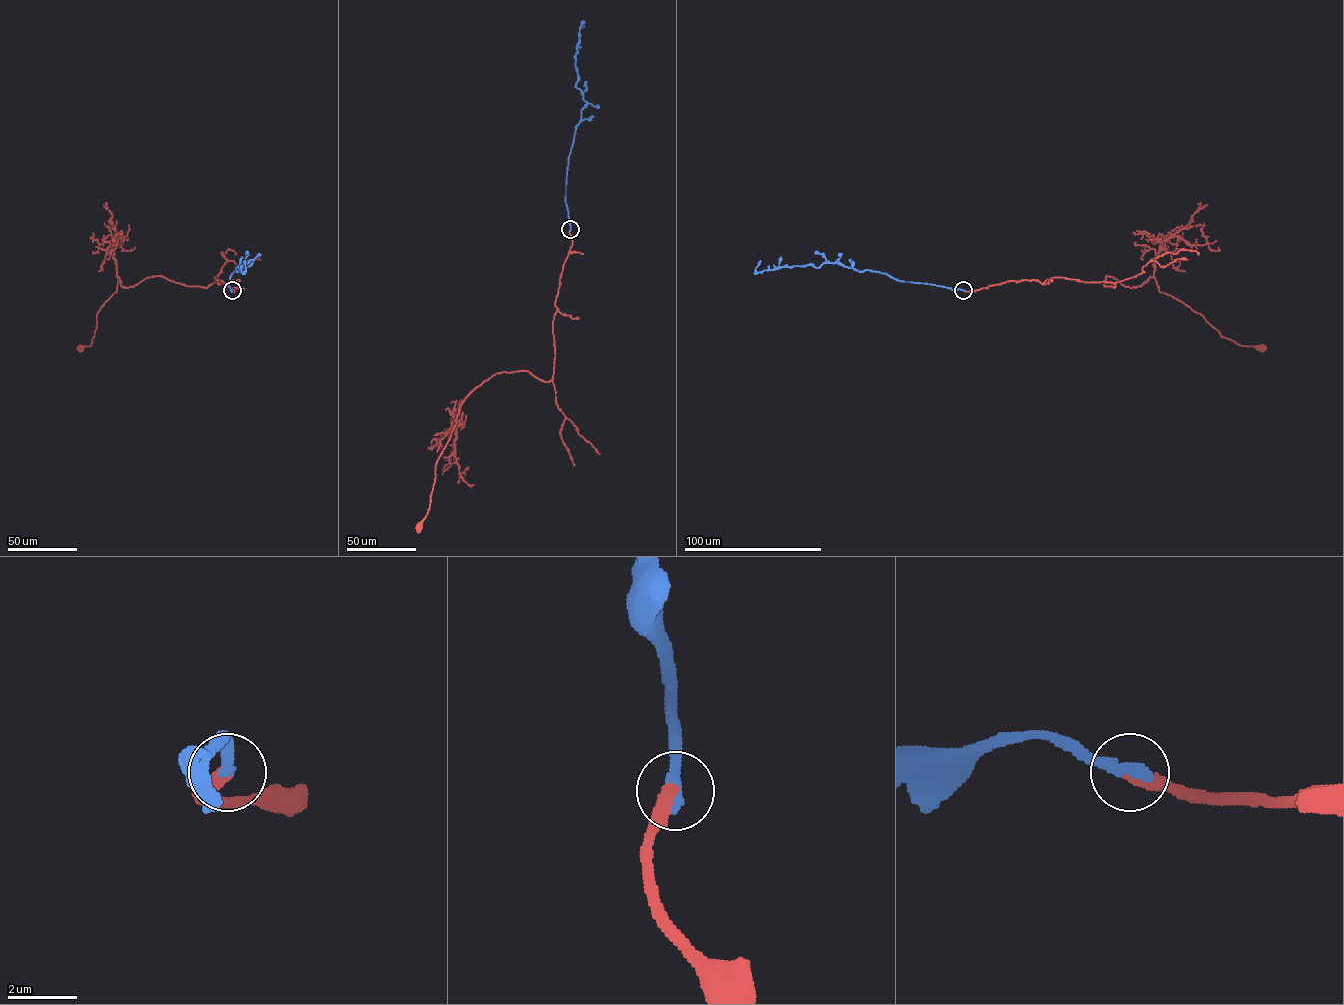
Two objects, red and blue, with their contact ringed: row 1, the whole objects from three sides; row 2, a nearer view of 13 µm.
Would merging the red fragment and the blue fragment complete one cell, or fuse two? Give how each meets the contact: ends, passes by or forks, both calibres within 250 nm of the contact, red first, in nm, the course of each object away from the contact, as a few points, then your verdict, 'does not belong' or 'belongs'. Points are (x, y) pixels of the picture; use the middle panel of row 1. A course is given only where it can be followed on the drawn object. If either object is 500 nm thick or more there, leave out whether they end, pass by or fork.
red ends there; blue ends there; 400 nm thick on the red side, 420 nm on the other; red runs (570, 229), (553, 322), (553, 378), (495, 373), (466, 398), (436, 462), (418, 528); blue runs (570, 229), (565, 202), (568, 158), (586, 103), (576, 86), (575, 66), (583, 27); belongs

